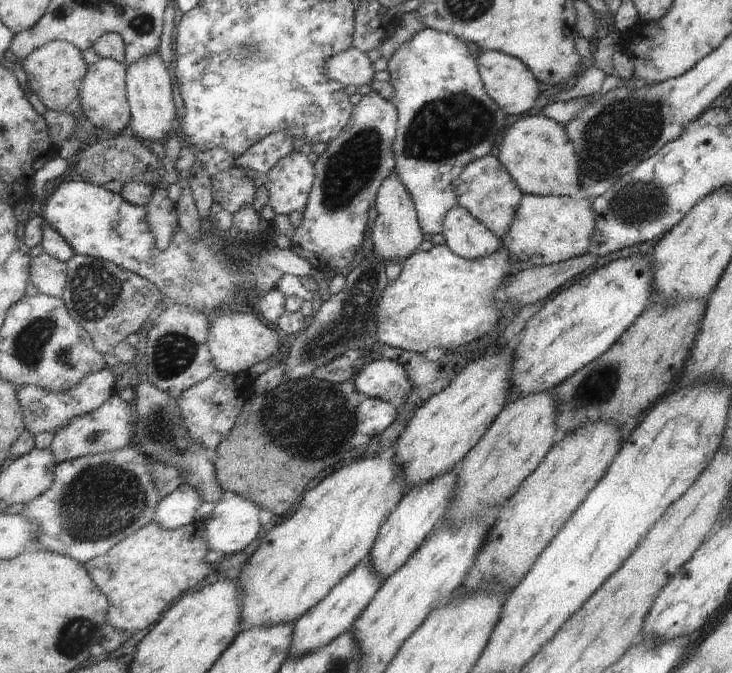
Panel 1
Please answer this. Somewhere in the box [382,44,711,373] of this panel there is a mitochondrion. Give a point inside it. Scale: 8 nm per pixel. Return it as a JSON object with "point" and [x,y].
{"point":[623,129]}

